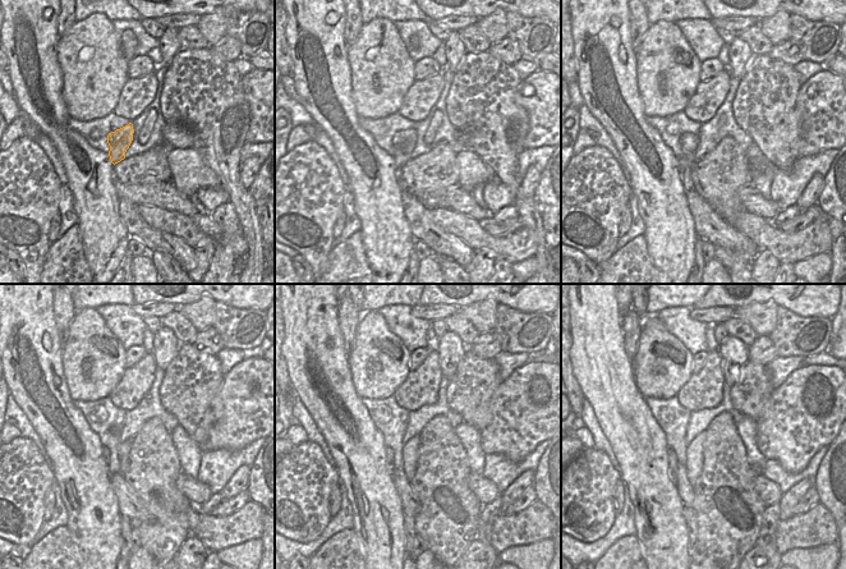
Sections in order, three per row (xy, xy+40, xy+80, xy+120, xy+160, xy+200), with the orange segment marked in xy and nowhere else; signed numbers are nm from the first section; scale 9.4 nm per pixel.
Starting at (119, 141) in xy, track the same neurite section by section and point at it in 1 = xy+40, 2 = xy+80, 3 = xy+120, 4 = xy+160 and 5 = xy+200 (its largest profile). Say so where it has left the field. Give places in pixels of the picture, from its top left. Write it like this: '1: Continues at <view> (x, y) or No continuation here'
1: Continues at xy+40 (404, 141)
2: Continues at xy+80 (689, 142)
3: Continues at xy+120 (105, 452)
4: Continues at xy+160 (389, 453)
5: Continues at xy+200 (672, 460).

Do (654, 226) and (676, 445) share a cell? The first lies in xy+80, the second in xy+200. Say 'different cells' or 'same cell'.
different cells

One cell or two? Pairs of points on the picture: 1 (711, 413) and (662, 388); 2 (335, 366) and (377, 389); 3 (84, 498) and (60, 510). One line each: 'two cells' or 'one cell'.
1: two cells
2: two cells
3: two cells

